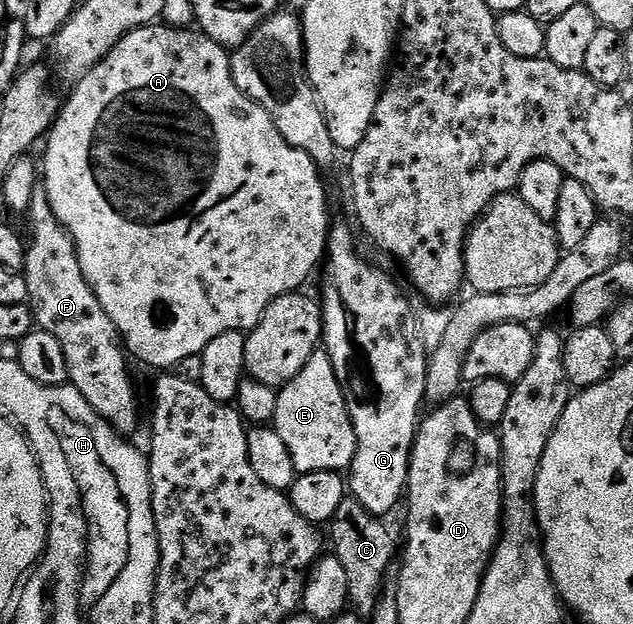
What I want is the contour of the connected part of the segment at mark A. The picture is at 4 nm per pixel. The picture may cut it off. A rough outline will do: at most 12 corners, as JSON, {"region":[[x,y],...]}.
{"region":[[197,28],[72,87],[43,189],[176,368],[327,254],[315,160]]}

